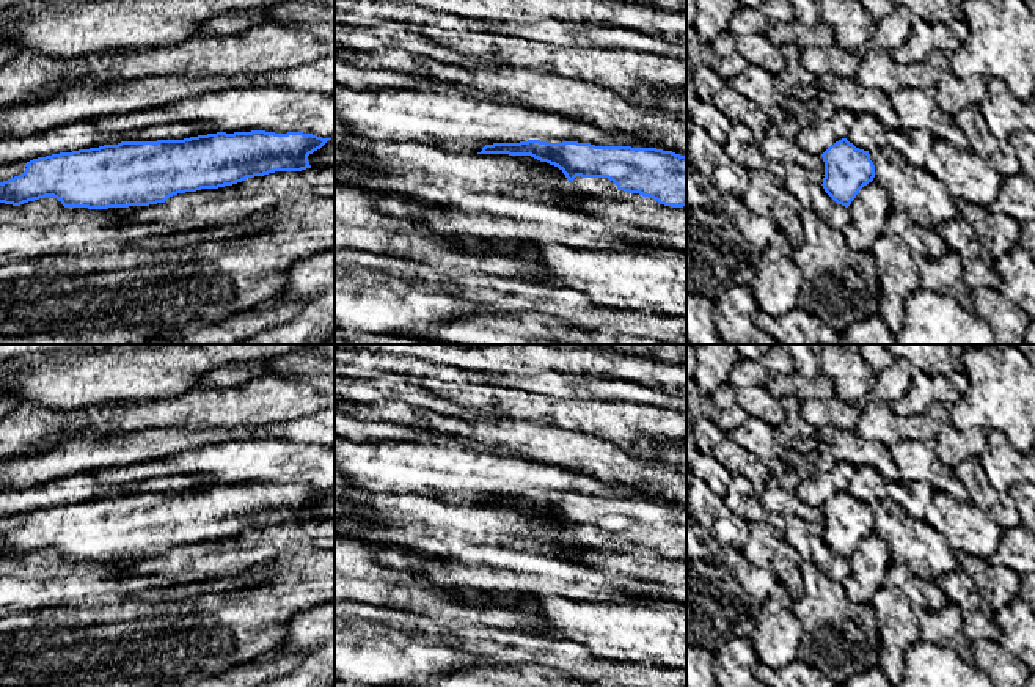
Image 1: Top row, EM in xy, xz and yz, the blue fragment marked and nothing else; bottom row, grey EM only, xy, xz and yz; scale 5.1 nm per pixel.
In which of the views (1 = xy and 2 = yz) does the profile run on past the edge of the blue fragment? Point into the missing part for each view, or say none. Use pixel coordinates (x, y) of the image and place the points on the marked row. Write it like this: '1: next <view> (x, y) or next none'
1: next none
2: next none

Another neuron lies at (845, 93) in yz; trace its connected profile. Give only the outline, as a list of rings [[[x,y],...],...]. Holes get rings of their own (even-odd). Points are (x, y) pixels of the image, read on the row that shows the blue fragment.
[[[826,72],[821,77],[821,83],[836,110],[853,112],[854,115],[869,113],[873,115],[886,130],[898,130],[900,121],[891,105],[889,94],[876,88],[865,88],[858,85],[853,77],[843,79],[836,74]]]

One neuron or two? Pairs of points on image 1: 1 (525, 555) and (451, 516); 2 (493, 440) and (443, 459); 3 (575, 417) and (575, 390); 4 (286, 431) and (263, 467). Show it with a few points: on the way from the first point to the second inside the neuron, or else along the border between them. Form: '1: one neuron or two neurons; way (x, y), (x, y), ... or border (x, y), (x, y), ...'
1: one neuron; way (506, 555), (497, 555), (470, 529)
2: two neurons; border (487, 450), (493, 453)
3: two neurons; border (566, 396), (605, 398), (611, 401)
4: two neurons; border (245, 439), (285, 437), (318, 445)

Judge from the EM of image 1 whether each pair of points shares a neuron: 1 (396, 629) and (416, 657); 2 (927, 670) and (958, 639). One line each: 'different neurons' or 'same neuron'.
1: different neurons
2: different neurons

